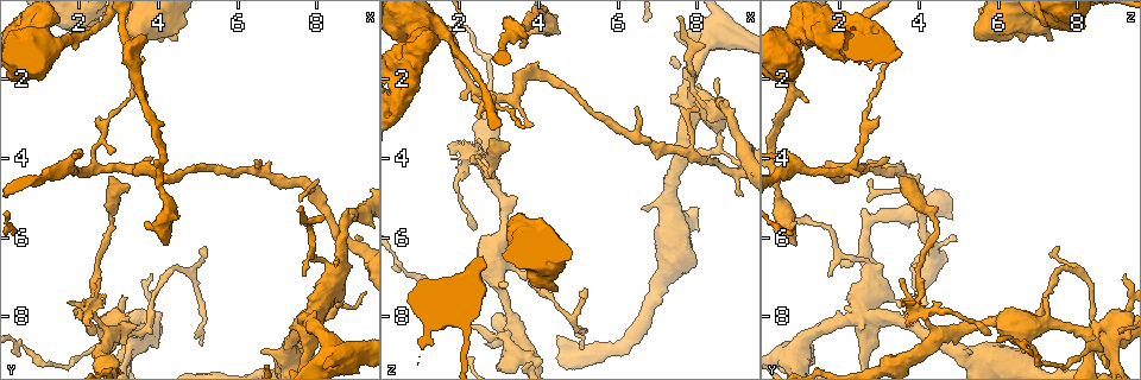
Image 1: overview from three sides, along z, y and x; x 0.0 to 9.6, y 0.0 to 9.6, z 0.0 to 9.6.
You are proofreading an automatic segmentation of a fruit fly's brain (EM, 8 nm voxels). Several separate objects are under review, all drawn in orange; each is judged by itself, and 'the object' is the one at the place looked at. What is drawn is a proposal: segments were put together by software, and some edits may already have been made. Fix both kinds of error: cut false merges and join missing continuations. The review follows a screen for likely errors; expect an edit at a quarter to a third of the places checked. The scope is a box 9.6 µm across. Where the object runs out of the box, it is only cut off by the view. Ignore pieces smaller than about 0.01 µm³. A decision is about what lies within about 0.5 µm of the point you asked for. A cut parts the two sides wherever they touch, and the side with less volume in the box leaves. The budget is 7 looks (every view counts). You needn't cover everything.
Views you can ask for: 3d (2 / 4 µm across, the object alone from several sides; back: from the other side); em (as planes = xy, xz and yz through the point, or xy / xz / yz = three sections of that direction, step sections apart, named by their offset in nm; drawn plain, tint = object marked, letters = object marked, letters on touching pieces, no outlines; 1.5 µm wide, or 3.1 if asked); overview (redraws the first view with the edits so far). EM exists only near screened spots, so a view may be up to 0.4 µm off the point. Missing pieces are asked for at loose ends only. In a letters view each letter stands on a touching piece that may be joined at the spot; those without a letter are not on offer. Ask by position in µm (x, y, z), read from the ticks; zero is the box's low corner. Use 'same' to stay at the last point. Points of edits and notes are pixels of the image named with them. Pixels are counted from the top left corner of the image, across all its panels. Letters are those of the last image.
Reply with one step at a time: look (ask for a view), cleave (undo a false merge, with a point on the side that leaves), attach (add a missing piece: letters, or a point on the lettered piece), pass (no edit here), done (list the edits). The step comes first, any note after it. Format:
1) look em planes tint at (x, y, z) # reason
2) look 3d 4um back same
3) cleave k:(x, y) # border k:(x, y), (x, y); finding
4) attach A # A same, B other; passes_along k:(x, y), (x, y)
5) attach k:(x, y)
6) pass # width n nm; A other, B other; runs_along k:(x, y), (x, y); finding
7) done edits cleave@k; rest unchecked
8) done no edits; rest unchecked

look em planes letters at (3.25, 7.50, 7.20) # an open end

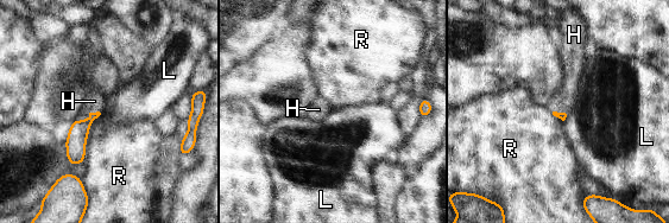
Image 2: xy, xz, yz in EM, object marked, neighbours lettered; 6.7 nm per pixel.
attach H # longest_contact R 380 nm; H same, L other, R other; passes_along 2:(76, 139), (89, 116), (94, 101); the cell continues

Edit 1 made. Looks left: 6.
look overview # redraw

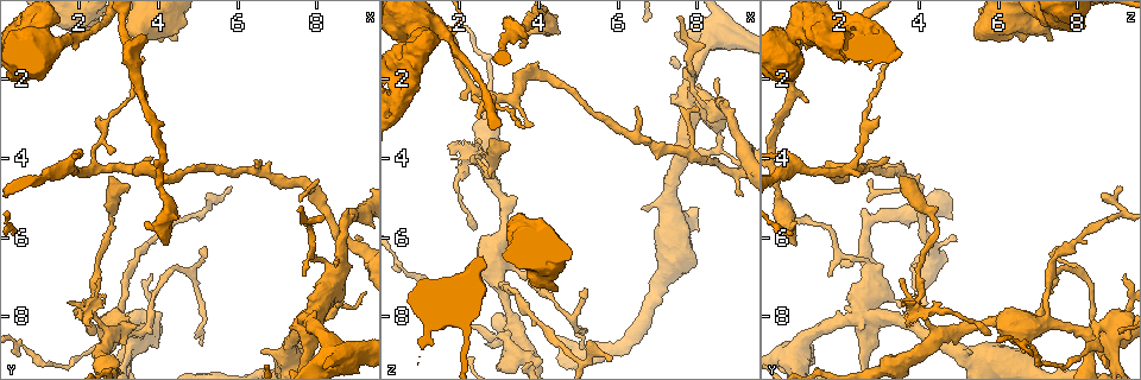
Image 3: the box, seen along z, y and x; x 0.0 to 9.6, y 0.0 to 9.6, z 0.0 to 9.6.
look em planes letters at (2.30, 7.70, 3.95) # three arms meet

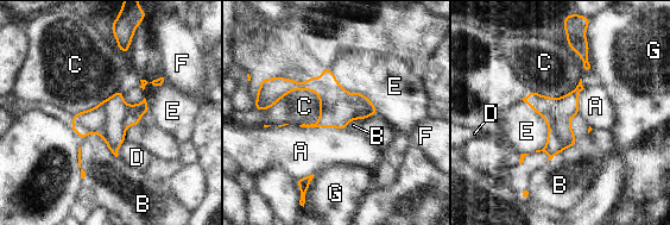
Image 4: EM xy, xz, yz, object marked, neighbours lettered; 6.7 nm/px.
pass # width 190 nm; A other, B other, C other, D other, E other, F other, G other; border 4:(579, 113), (575, 144), (548, 161); one cell here

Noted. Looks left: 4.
look em yz step 4 letters at (3.60, 5.55, 0.90) # free end

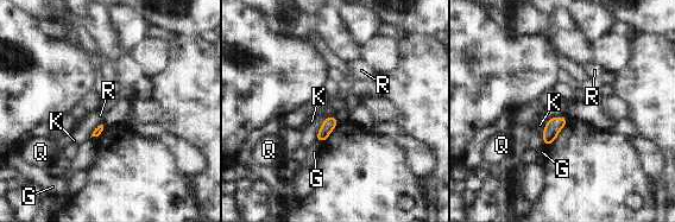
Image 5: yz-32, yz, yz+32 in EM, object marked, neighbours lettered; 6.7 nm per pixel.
pass # G other, K other, Q other, R other; border 5:(102, 120), (99, 124); no lettered piece goes on from it

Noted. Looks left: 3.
done edits attach@2; rest unchecked

